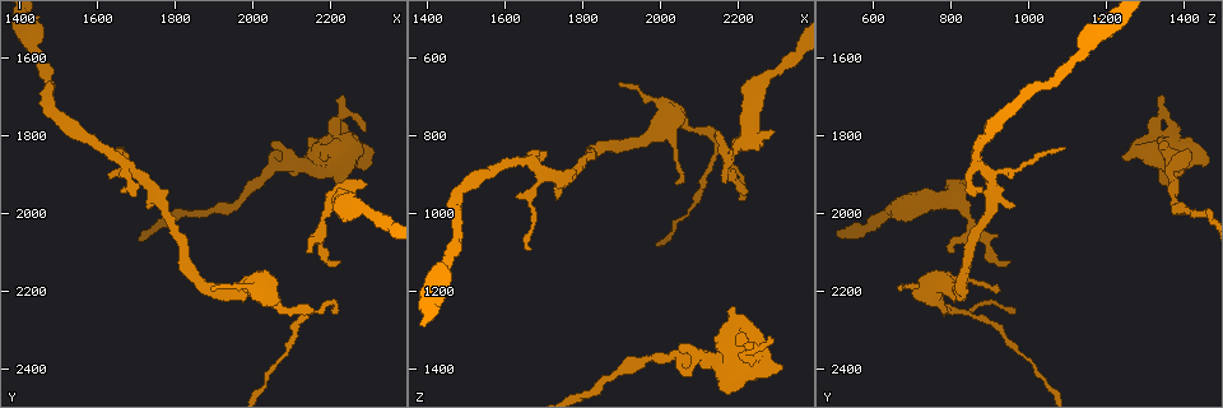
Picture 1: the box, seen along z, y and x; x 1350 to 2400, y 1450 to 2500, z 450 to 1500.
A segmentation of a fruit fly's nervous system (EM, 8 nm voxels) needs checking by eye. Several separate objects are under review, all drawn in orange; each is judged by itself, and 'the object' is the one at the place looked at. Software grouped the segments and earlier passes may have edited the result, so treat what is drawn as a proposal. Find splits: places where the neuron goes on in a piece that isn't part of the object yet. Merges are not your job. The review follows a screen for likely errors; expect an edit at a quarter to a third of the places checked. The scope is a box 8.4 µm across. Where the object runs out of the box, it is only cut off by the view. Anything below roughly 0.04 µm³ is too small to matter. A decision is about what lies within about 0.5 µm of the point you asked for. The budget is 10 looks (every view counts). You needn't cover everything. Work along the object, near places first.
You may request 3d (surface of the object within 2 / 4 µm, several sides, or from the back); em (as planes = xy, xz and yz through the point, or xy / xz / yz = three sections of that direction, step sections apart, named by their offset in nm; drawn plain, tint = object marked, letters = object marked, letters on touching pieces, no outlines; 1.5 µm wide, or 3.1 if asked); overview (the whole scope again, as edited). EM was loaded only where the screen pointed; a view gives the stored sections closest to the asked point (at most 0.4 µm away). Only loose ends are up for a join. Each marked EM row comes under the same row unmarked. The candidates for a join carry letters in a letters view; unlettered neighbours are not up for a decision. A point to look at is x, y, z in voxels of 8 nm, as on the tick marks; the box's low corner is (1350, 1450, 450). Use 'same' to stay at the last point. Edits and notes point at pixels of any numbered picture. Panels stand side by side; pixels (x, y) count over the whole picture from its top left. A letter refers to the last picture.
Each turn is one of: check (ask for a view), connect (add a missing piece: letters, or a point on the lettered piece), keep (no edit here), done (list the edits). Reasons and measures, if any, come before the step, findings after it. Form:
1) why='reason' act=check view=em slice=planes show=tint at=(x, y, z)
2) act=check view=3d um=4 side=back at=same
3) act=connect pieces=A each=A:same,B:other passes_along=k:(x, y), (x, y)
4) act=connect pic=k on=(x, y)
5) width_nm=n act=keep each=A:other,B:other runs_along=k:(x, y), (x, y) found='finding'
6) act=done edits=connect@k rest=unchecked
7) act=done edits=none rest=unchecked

why='branch stops here' act=check view=em slice=yz step=8 show=letters at=(1890, 2185, 665)

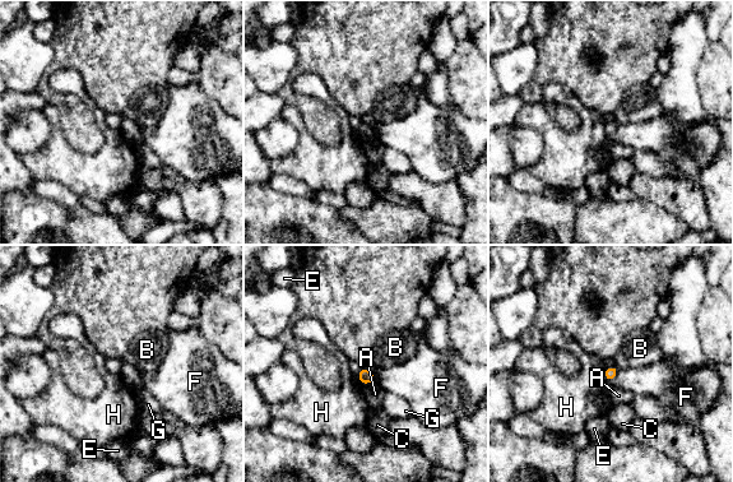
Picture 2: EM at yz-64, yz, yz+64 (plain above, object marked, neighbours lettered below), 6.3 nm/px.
why='cut it another way' act=check view=em slice=planes show=letters at=same

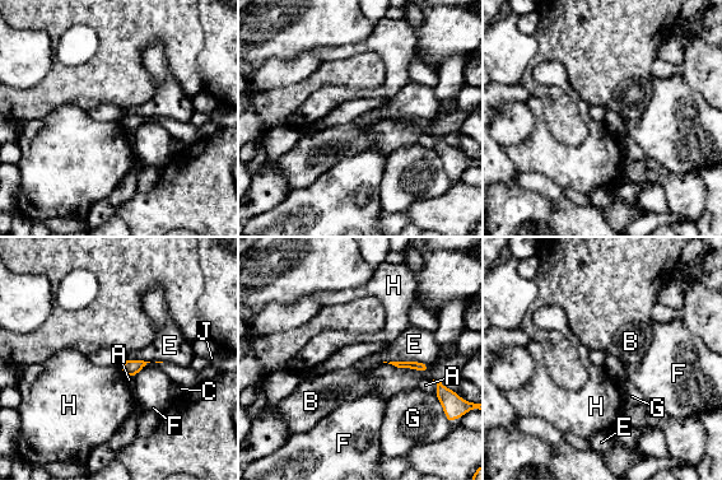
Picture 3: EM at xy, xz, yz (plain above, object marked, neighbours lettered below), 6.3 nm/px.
act=keep each=A:other,B:other,C:other,E:other,F:other,G:other,H:other,J:other border=3:(382, 362), (423, 362), (429, 366) found='none of them fits'

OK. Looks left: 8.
why='an open end' act=check view=em slice=planes show=letters at=(1735, 1975, 960)

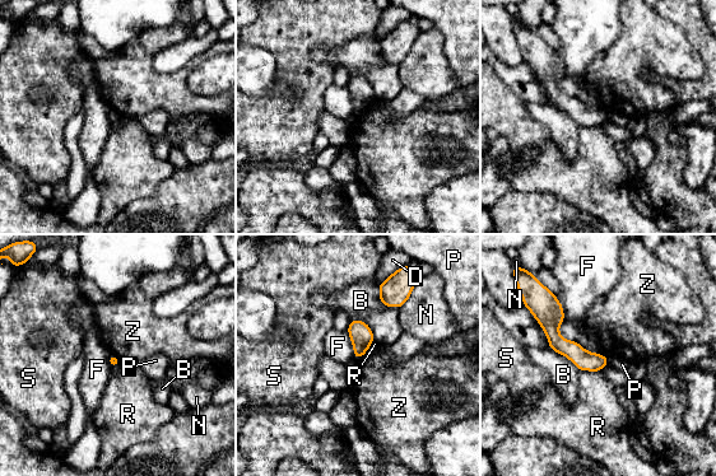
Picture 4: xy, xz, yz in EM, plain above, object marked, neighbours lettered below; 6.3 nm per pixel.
act=keep each=B:other,D:other,F:other,N:other,P:other,R:other,S:other,Z:other found='no lettered piece goes on from it'

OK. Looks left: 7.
why='an open end' act=check view=3d um=2 at=(2215, 2255, 965)

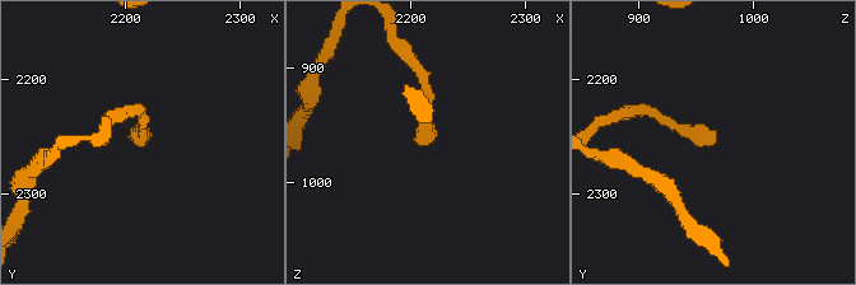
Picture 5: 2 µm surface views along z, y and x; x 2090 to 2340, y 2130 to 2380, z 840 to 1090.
act=check view=em slice=planes show=letters at=(2212, 2252, 970)

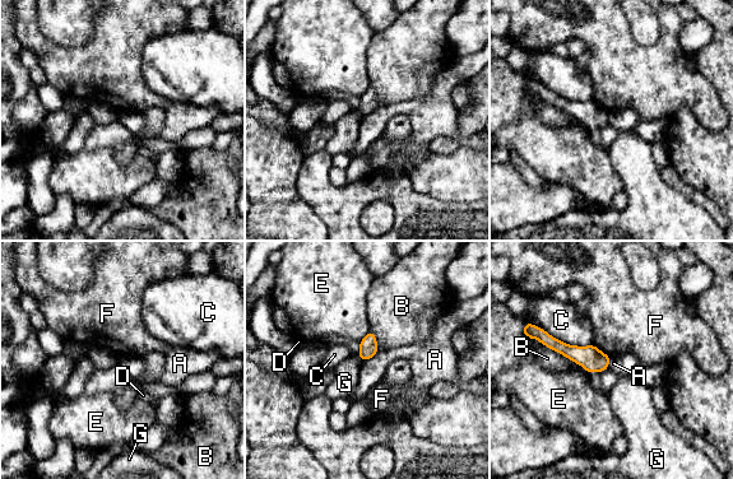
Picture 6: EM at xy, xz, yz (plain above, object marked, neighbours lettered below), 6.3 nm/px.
act=keep each=A:other,B:other,C:other,D:other,E:other,F:other,G:other runs_along=6:(541, 336), (561, 348), (606, 364) found='none of them fits'

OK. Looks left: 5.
why='free end' act=check view=3d um=2 side=back at=(2050, 1815, 1345)

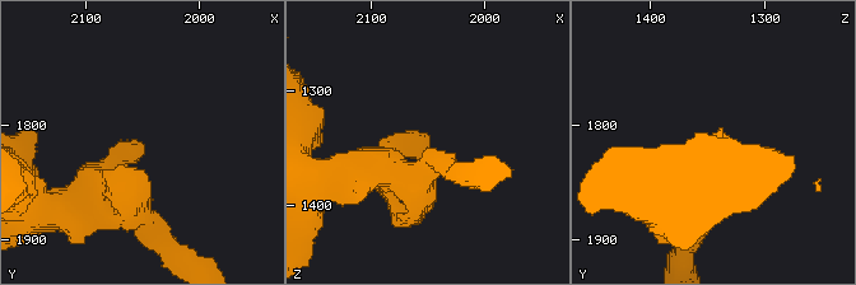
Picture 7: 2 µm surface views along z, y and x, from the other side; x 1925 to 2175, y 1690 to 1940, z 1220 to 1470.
why='need the tissue' act=check view=em slice=planes show=letters at=(2048, 1818, 1340)

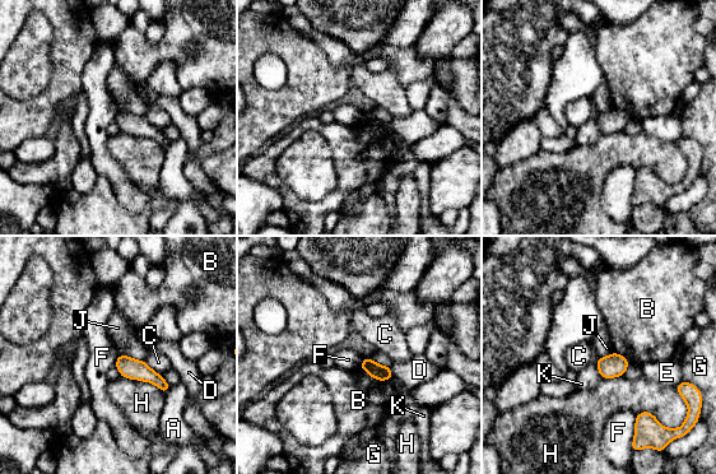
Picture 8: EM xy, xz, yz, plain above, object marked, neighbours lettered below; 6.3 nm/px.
longest_contact=H:300nm act=keep each=A:other,B:other,C:other,D:other,E:other,F:other,G:other,H:other,J:other,K:other found='none of them fits'

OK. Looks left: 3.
act=done edits=none rest=unchecked

